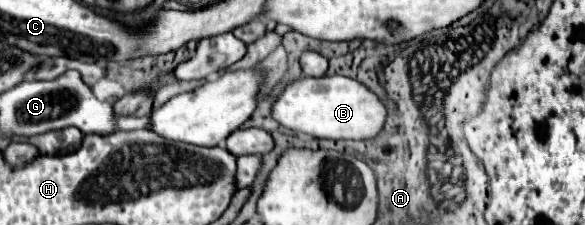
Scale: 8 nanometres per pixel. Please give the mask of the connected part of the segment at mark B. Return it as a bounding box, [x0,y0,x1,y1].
[272,76,386,140]

